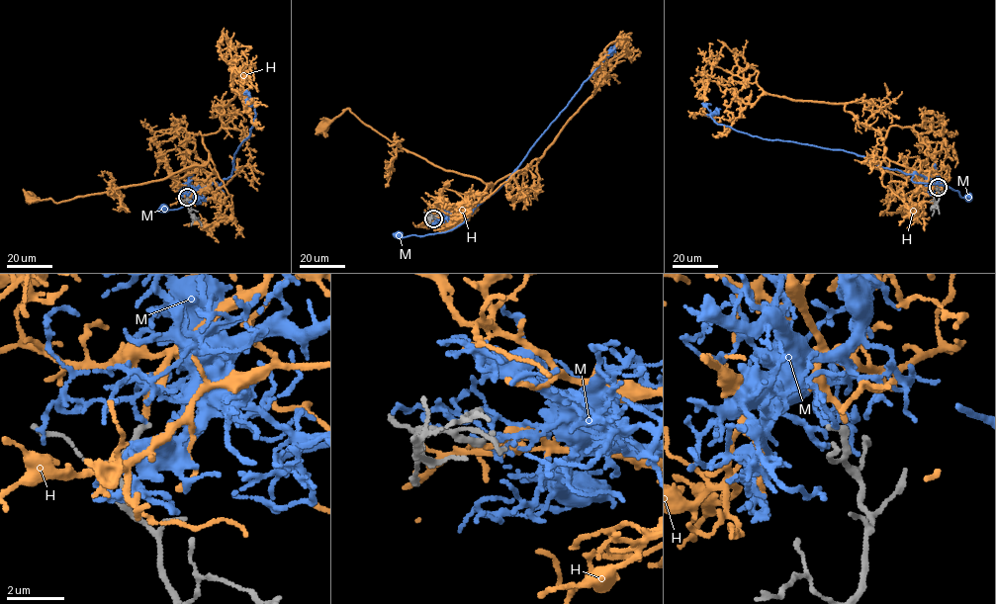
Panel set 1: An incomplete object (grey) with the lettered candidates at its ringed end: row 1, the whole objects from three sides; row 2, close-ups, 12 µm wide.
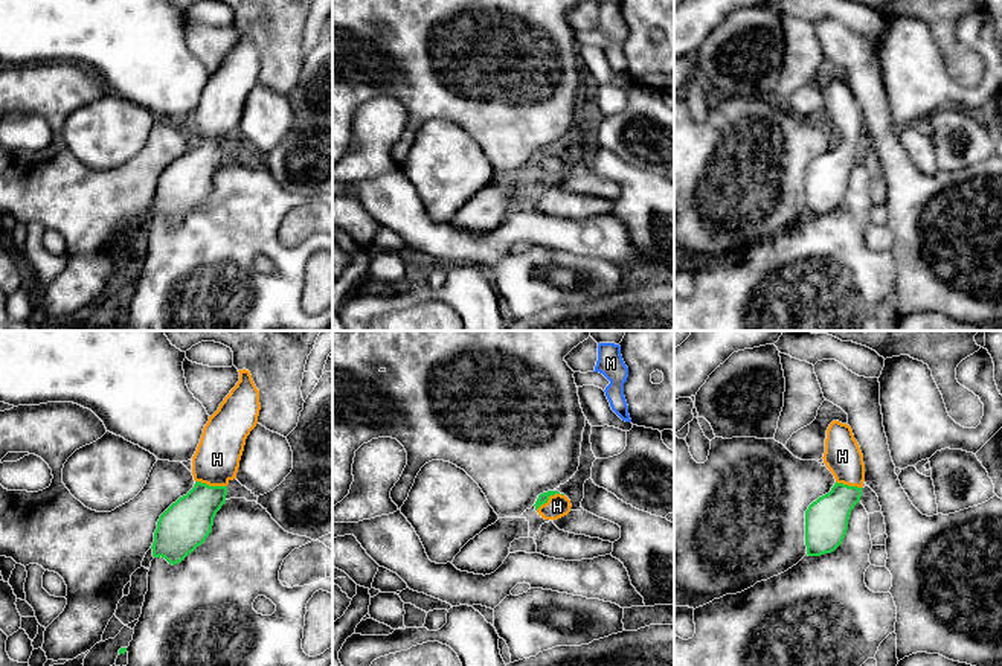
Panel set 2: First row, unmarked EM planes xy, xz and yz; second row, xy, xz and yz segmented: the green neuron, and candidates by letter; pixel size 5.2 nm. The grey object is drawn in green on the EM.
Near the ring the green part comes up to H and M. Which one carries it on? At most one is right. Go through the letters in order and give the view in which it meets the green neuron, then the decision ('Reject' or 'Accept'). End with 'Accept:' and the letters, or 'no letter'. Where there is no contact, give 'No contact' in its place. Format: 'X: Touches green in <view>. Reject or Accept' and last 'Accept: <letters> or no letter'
H: Touches green in xy. Accept
M: No contact. Reject
Accept: H

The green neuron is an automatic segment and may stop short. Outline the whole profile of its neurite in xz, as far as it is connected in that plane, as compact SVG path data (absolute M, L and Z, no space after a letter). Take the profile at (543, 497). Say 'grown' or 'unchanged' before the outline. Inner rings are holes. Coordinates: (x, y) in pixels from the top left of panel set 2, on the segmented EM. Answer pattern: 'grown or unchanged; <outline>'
grown; M548 491L538 495L535 511L544 520L558 520L570 512L570 500L558 491Z

